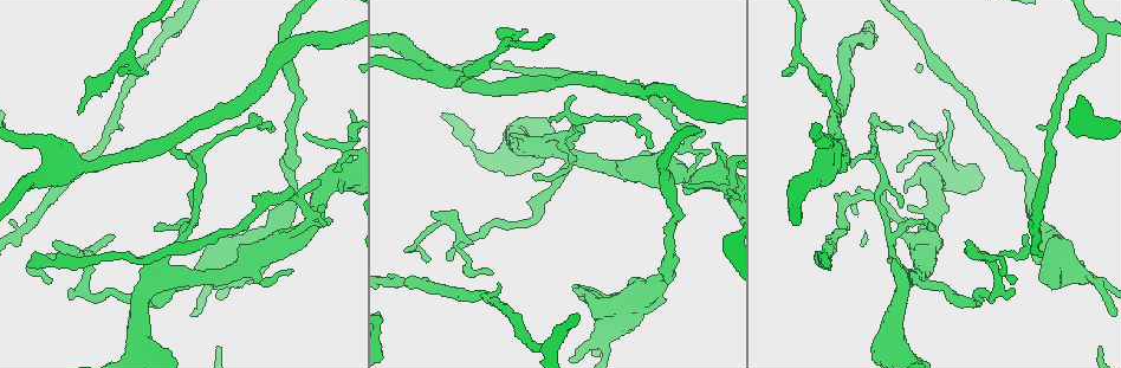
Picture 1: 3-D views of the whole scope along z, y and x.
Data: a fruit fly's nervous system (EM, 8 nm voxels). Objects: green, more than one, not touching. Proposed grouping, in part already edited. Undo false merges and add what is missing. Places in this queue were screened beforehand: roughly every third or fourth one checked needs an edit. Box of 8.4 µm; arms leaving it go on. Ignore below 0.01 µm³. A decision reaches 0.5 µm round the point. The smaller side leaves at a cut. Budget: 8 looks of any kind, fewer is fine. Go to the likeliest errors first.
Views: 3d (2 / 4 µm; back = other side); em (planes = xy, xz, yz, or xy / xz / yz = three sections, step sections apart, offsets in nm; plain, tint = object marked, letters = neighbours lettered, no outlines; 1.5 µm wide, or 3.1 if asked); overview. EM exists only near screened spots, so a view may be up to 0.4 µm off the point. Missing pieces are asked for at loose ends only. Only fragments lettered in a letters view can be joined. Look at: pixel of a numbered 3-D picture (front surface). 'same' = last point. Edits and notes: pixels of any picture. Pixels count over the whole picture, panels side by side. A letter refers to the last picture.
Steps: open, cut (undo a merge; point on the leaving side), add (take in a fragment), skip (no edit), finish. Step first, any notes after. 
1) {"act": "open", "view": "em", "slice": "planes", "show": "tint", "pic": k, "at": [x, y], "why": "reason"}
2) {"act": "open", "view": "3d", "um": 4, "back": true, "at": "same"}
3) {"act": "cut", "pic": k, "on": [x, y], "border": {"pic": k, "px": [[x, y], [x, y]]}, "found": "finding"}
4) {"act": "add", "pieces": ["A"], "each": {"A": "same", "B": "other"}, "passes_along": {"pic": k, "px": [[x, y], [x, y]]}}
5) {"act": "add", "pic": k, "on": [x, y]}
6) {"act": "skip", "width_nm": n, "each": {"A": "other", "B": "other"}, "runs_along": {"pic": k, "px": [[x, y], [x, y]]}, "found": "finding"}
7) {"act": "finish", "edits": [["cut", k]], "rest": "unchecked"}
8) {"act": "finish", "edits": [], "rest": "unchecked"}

{"act": "open", "view": "em", "slice": "xy", "step": 4, "show": "tint", "pic": 1, "at": [724, 192], "why": "calibre changes"}

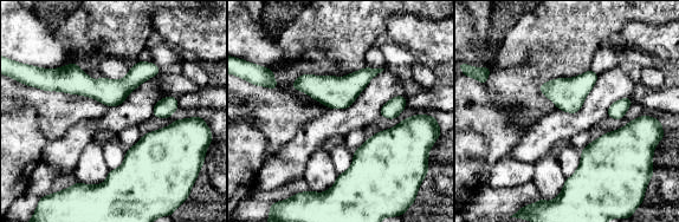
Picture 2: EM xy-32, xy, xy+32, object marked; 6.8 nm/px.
{"act": "open", "view": "em", "slice": "planes", "show": "letters", "at": "same", "why": "cut it another way"}

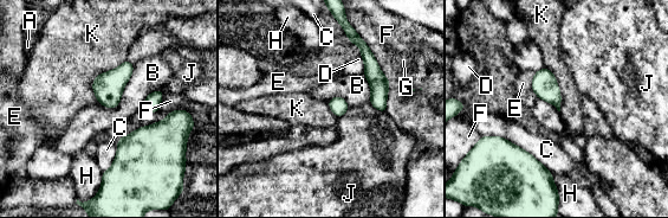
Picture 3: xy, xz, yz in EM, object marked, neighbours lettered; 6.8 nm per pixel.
{"act": "skip", "width_nm": 120, "each": {"A": "other", "B": "other", "C": "other", "D": "other", "E": "other", "F": "other", "G": "other", "H": "other", "J": "other", "K": "other"}, "border": {"pic": 3, "px": [[125, 59], [95, 77], [97, 102]]}, "found": "all the same neuron"}

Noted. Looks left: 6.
{"act": "open", "view": "em", "slice": "xz", "step": 4, "show": "letters", "pic": 1, "at": [839, 114], "why": "free end"}

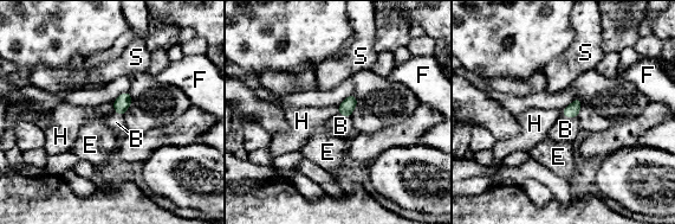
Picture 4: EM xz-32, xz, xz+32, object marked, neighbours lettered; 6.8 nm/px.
{"act": "add", "pieces": ["B"], "each": {"B": "same", "E": "other", "F": "other", "H": "other", "S": "other"}, "passes_along": {"pic": 4, "px": [[572, 110], [570, 116], [565, 129]]}, "found": "the neuron continues"}

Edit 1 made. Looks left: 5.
{"act": "open", "view": "3d", "um": 2, "pic": 1, "at": [672, 276], "why": "sudden change in width"}

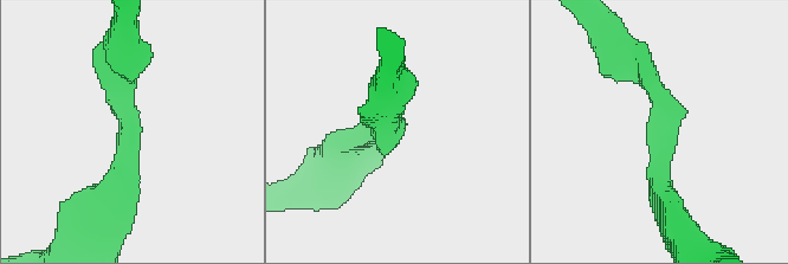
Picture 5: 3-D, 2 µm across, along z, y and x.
{"act": "open", "view": "em", "slice": "planes", "show": "letters", "pic": 5, "at": [657, 148]}

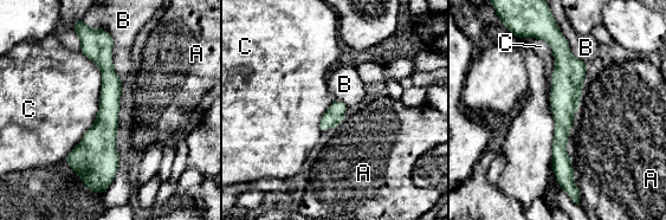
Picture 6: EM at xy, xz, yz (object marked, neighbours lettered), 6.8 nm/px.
{"act": "skip", "longest_contact_nm": ["C", 750], "each": {"A": "other", "B": "other", "C": "other"}, "border": {"pic": 6, "px": [[81, 51], [99, 110], [62, 160]]}, "found": "all the same neuron"}

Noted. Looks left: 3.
{"act": "finish", "edits": [["add", 4]], "rest": "unchecked"}

